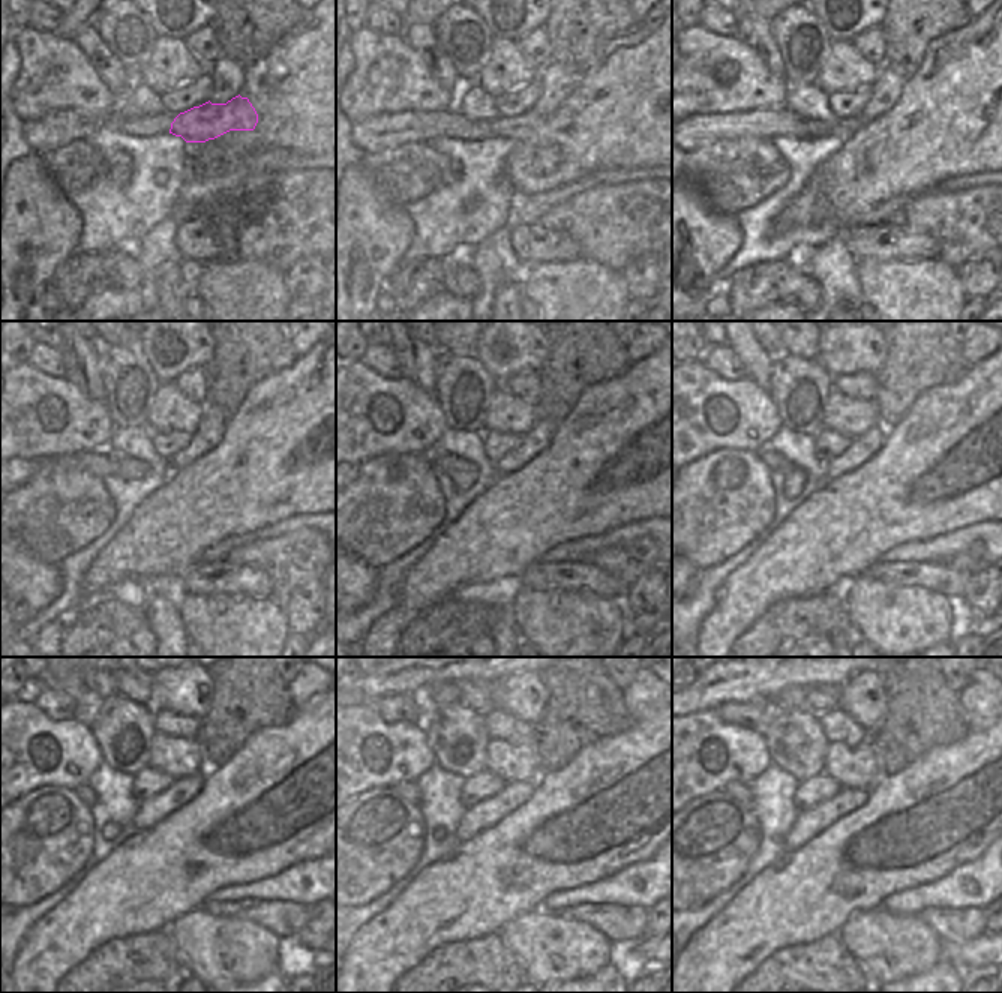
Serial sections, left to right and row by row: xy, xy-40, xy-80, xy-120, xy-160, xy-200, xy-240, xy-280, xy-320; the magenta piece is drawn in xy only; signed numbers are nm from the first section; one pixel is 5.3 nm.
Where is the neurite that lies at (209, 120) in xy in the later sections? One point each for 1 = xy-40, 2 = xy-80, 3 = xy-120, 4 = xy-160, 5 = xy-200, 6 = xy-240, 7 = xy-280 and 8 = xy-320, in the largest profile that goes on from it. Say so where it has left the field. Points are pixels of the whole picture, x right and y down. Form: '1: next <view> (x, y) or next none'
1: next xy-40 (519, 128)
2: next xy-80 (845, 128)
3: next xy-120 (128, 468)
4: next xy-160 (462, 473)
5: next xy-200 (795, 477)
6: next xy-240 (83, 791)
7: next xy-280 (410, 791)
8: next xy-320 (738, 789)

